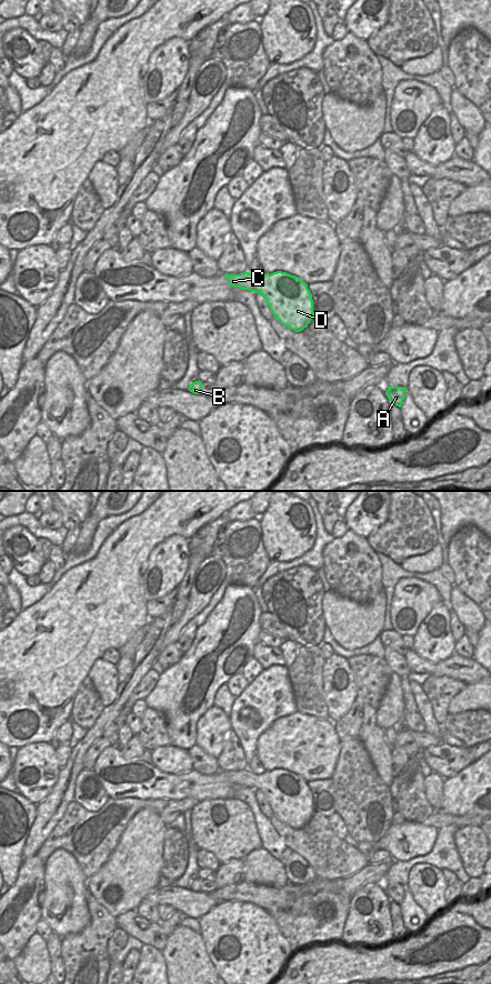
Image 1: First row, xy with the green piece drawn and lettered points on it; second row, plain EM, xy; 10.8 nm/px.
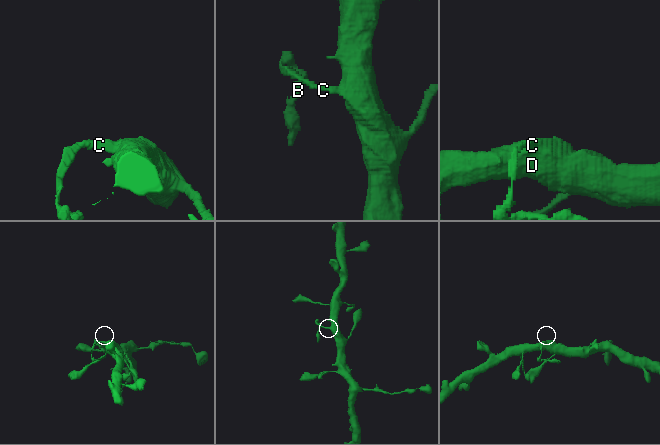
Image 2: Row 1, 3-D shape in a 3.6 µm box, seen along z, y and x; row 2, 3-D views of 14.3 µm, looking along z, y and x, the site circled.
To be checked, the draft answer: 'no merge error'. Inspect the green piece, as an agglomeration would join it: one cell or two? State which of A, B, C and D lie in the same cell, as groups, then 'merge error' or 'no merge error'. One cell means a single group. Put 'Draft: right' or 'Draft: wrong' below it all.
A B C D | no merge error
Draft: right

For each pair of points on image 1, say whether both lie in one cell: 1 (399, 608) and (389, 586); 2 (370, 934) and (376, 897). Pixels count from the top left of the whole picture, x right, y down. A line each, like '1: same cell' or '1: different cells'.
1: different cells
2: same cell

